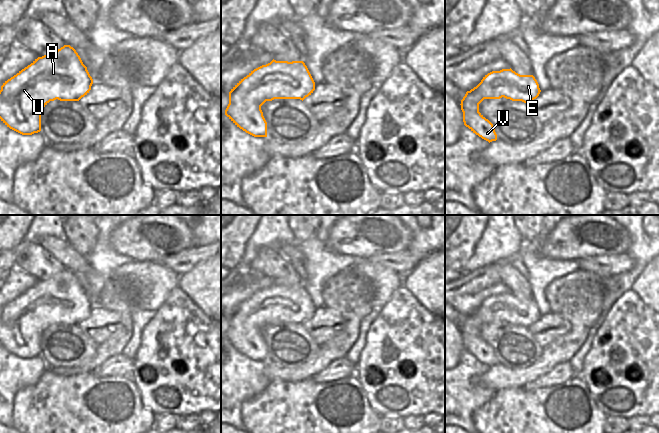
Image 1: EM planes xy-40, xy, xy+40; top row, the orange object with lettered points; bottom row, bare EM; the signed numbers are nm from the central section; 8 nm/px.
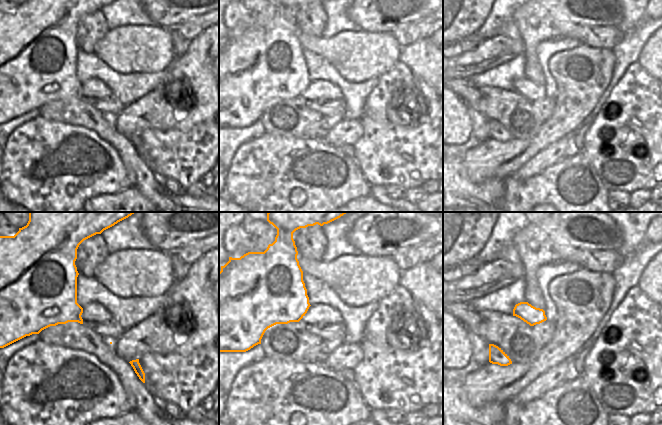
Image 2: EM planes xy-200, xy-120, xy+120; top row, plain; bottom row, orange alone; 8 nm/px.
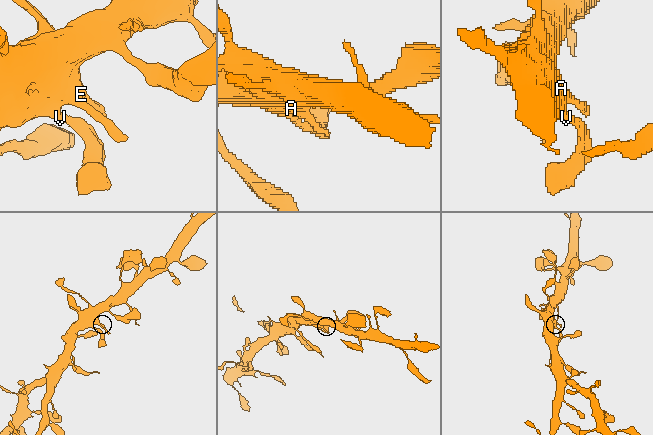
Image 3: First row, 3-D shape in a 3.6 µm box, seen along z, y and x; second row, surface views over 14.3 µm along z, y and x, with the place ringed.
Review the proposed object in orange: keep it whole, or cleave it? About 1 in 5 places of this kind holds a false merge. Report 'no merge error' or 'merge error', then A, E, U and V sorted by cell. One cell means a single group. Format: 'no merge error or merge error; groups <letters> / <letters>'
no merge error; groups A E U V

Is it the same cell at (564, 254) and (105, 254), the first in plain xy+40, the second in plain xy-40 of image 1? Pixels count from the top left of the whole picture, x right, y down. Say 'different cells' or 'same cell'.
different cells

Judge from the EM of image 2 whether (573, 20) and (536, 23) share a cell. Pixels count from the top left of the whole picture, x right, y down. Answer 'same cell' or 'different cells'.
same cell

